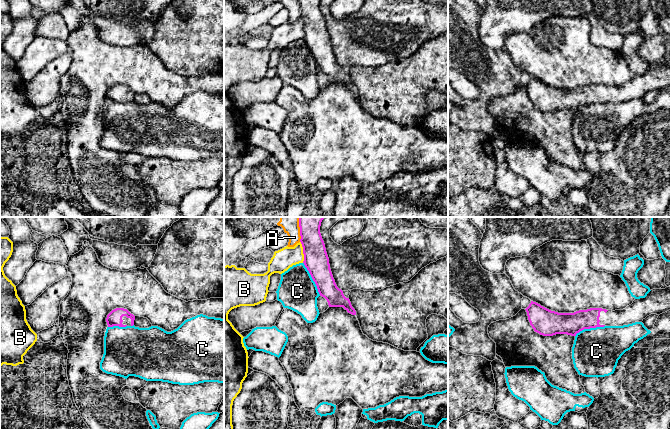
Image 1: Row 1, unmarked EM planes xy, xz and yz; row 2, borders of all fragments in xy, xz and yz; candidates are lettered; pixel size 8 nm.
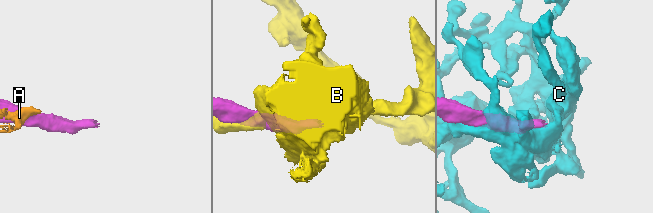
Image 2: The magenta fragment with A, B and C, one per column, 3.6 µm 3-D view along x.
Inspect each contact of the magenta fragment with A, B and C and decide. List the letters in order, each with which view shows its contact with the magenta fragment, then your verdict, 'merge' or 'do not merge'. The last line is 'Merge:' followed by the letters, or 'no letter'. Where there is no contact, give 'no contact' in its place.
A: contact in xz; do not merge
B: contact in xz; do not merge
C: contact in xz; do not merge
Merge: no letter

